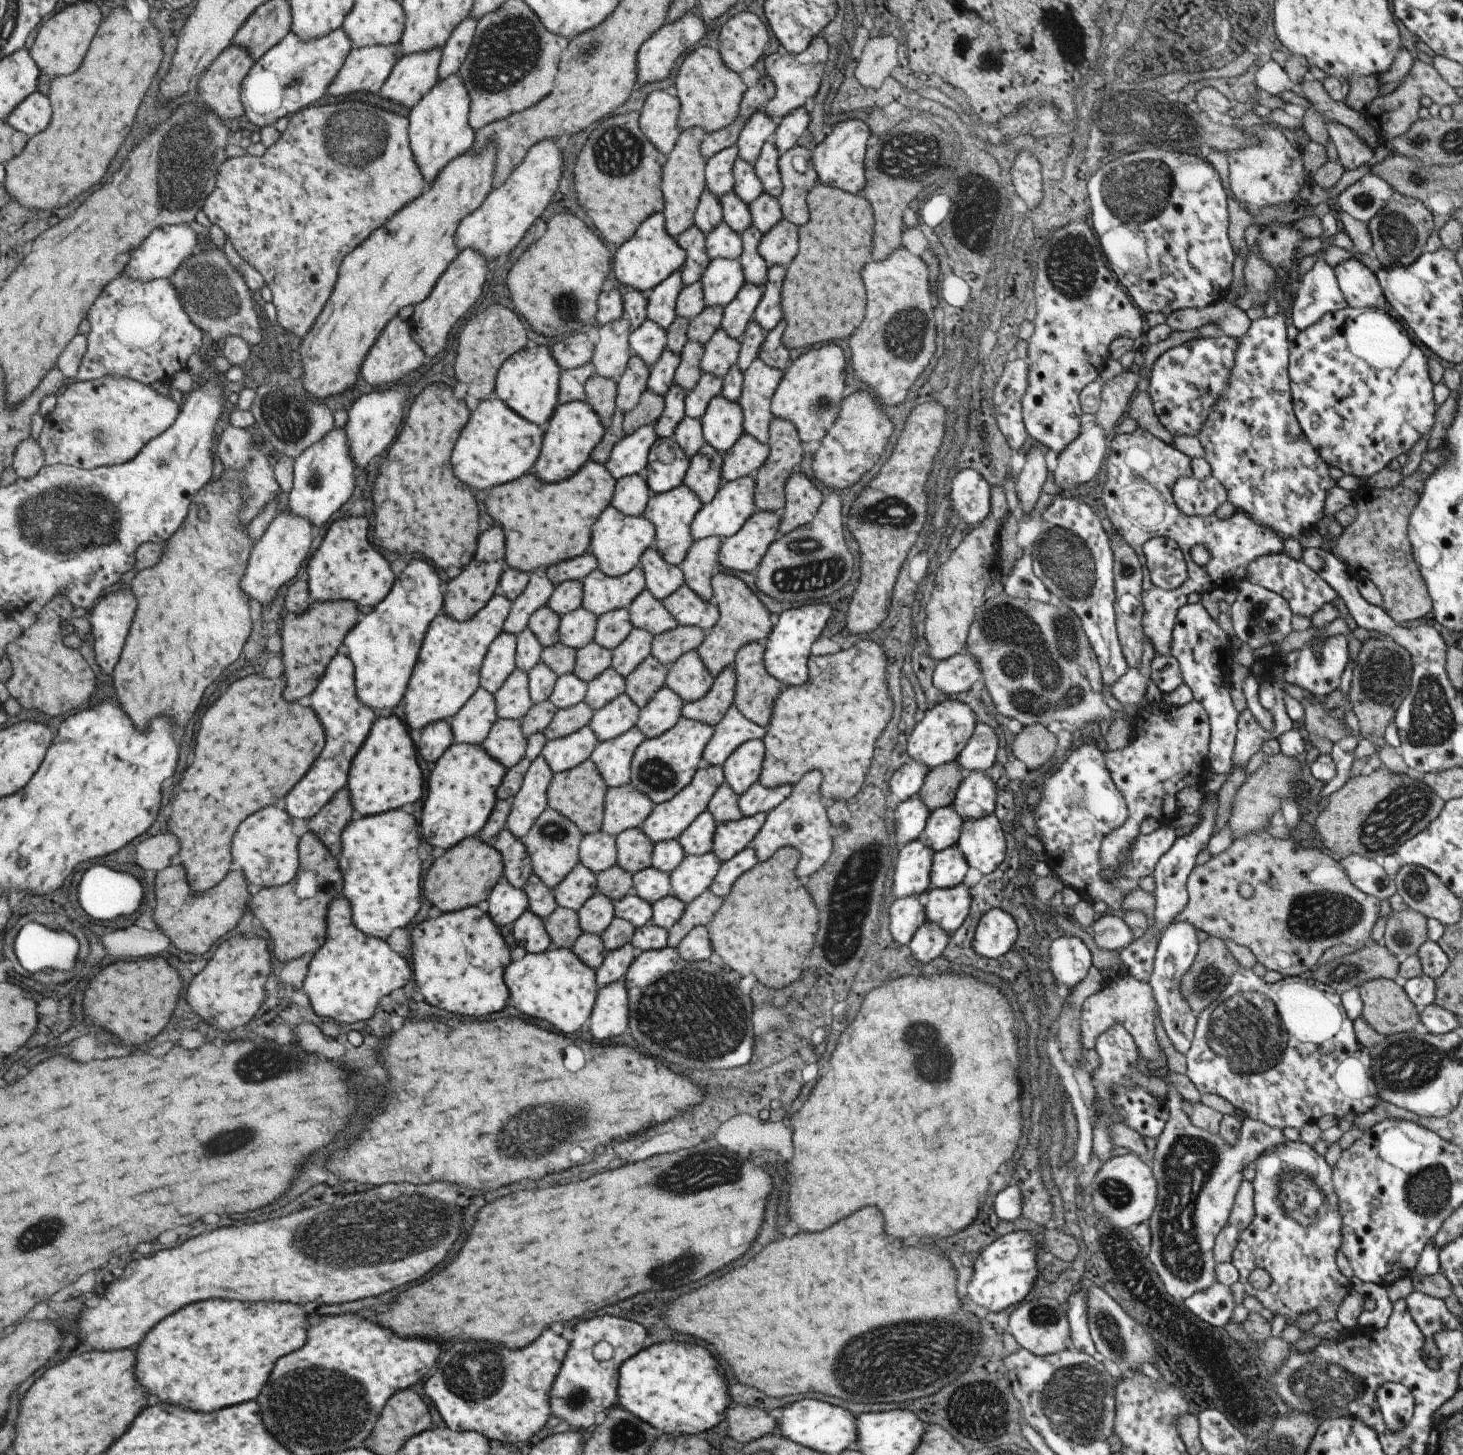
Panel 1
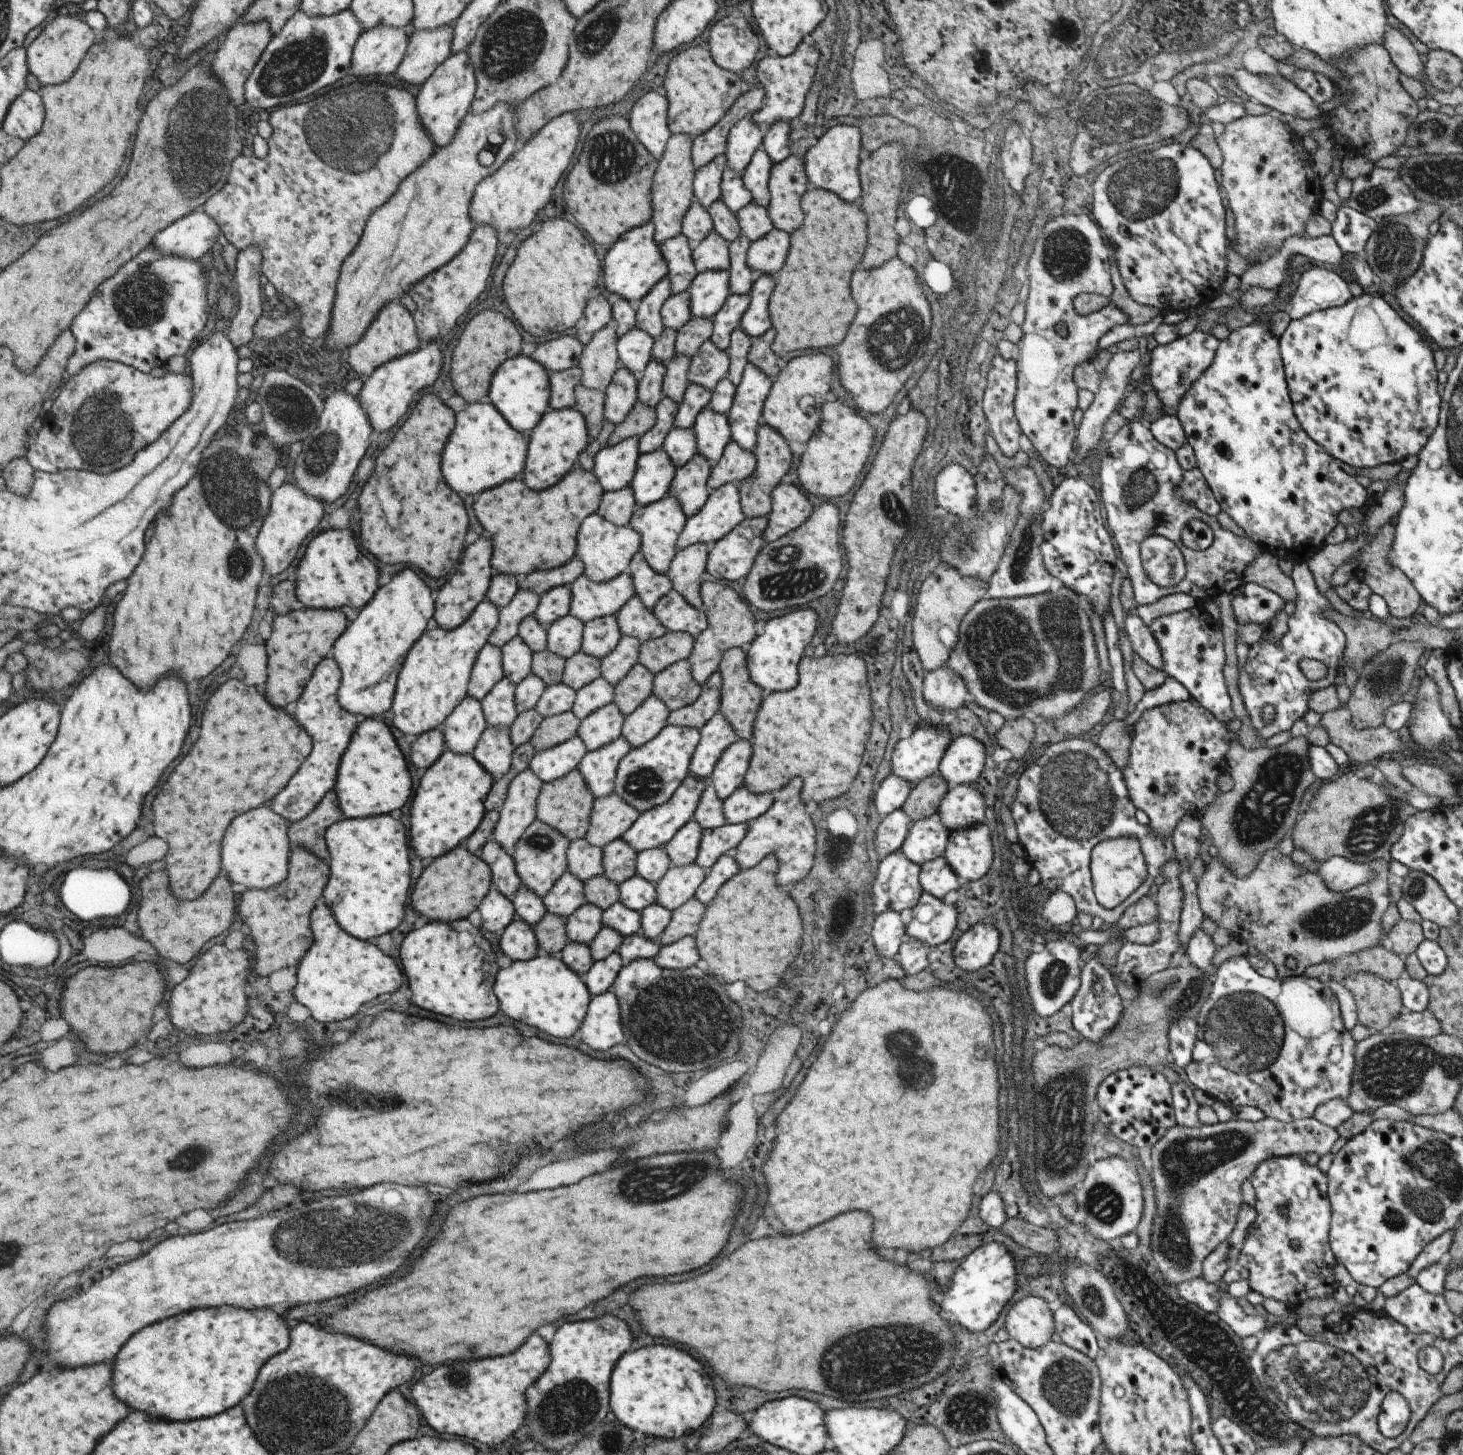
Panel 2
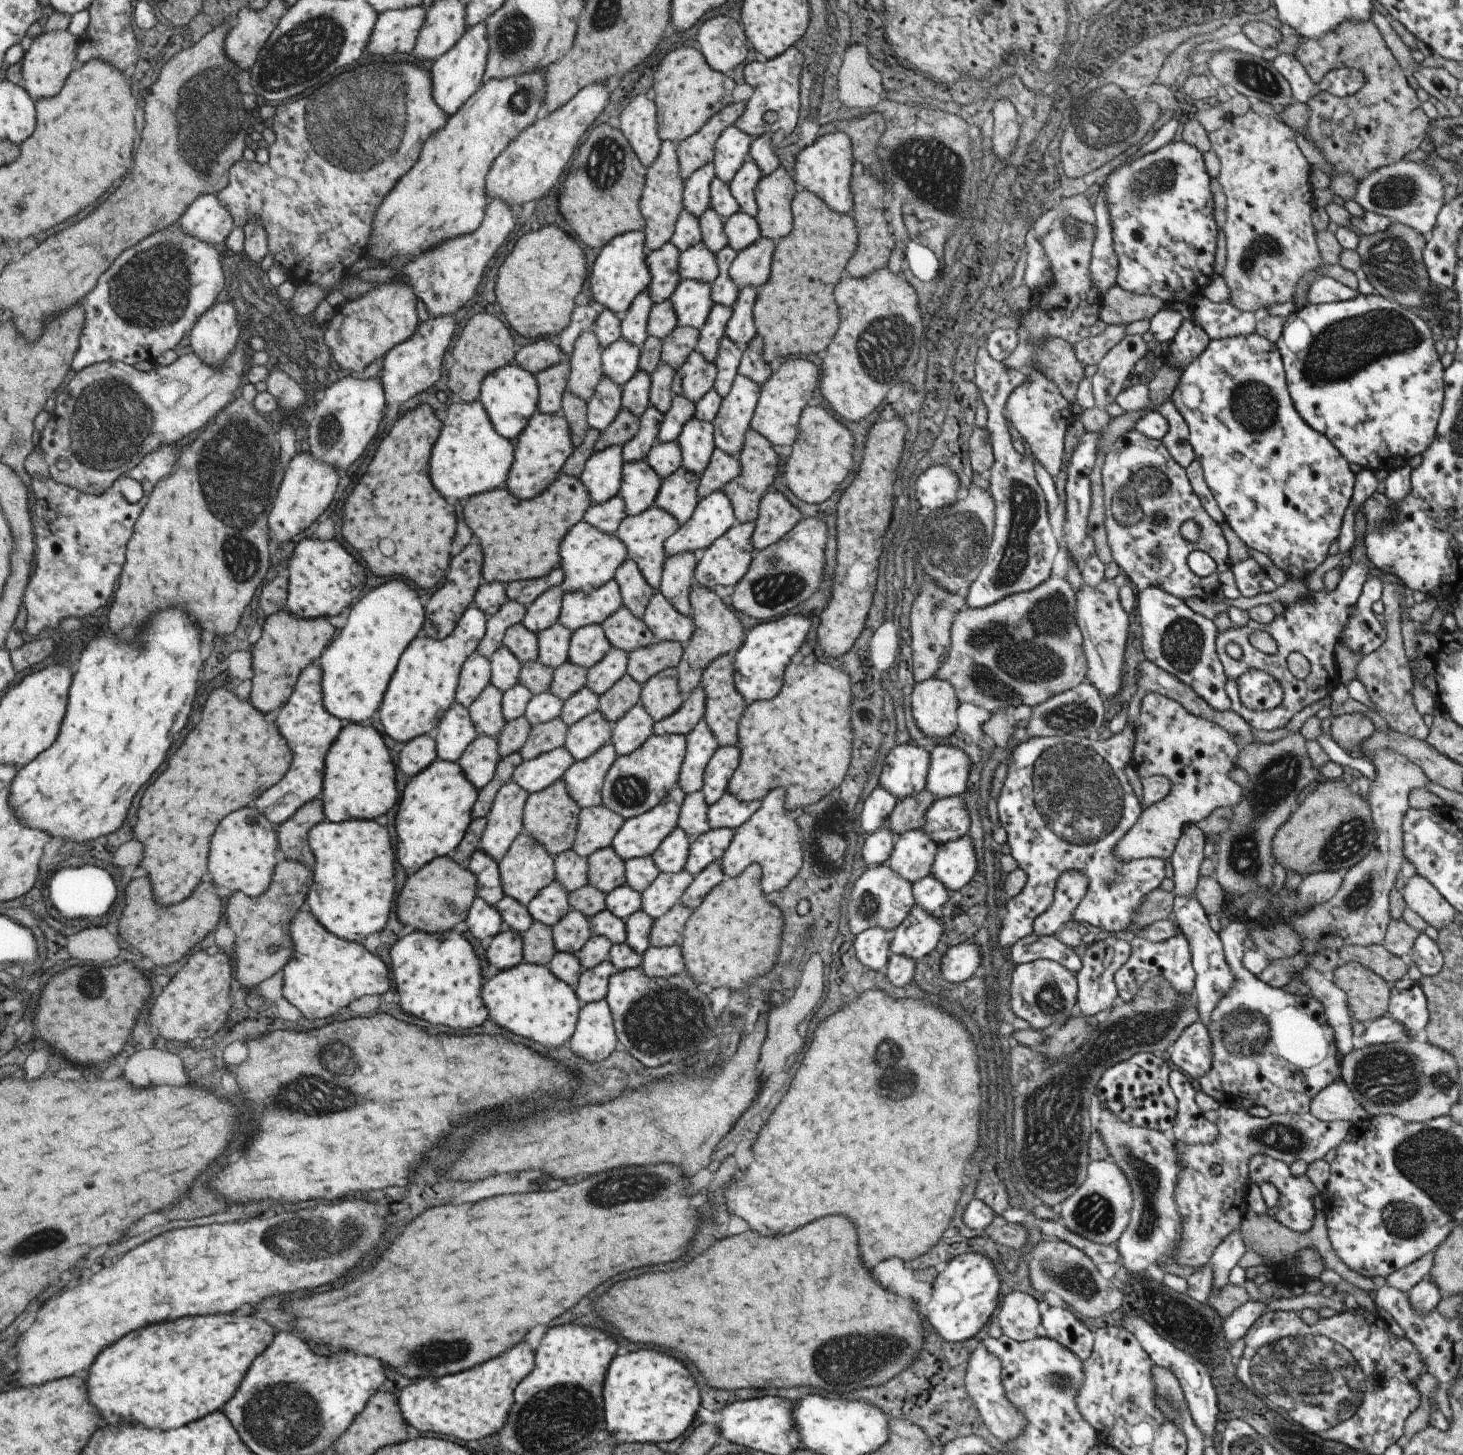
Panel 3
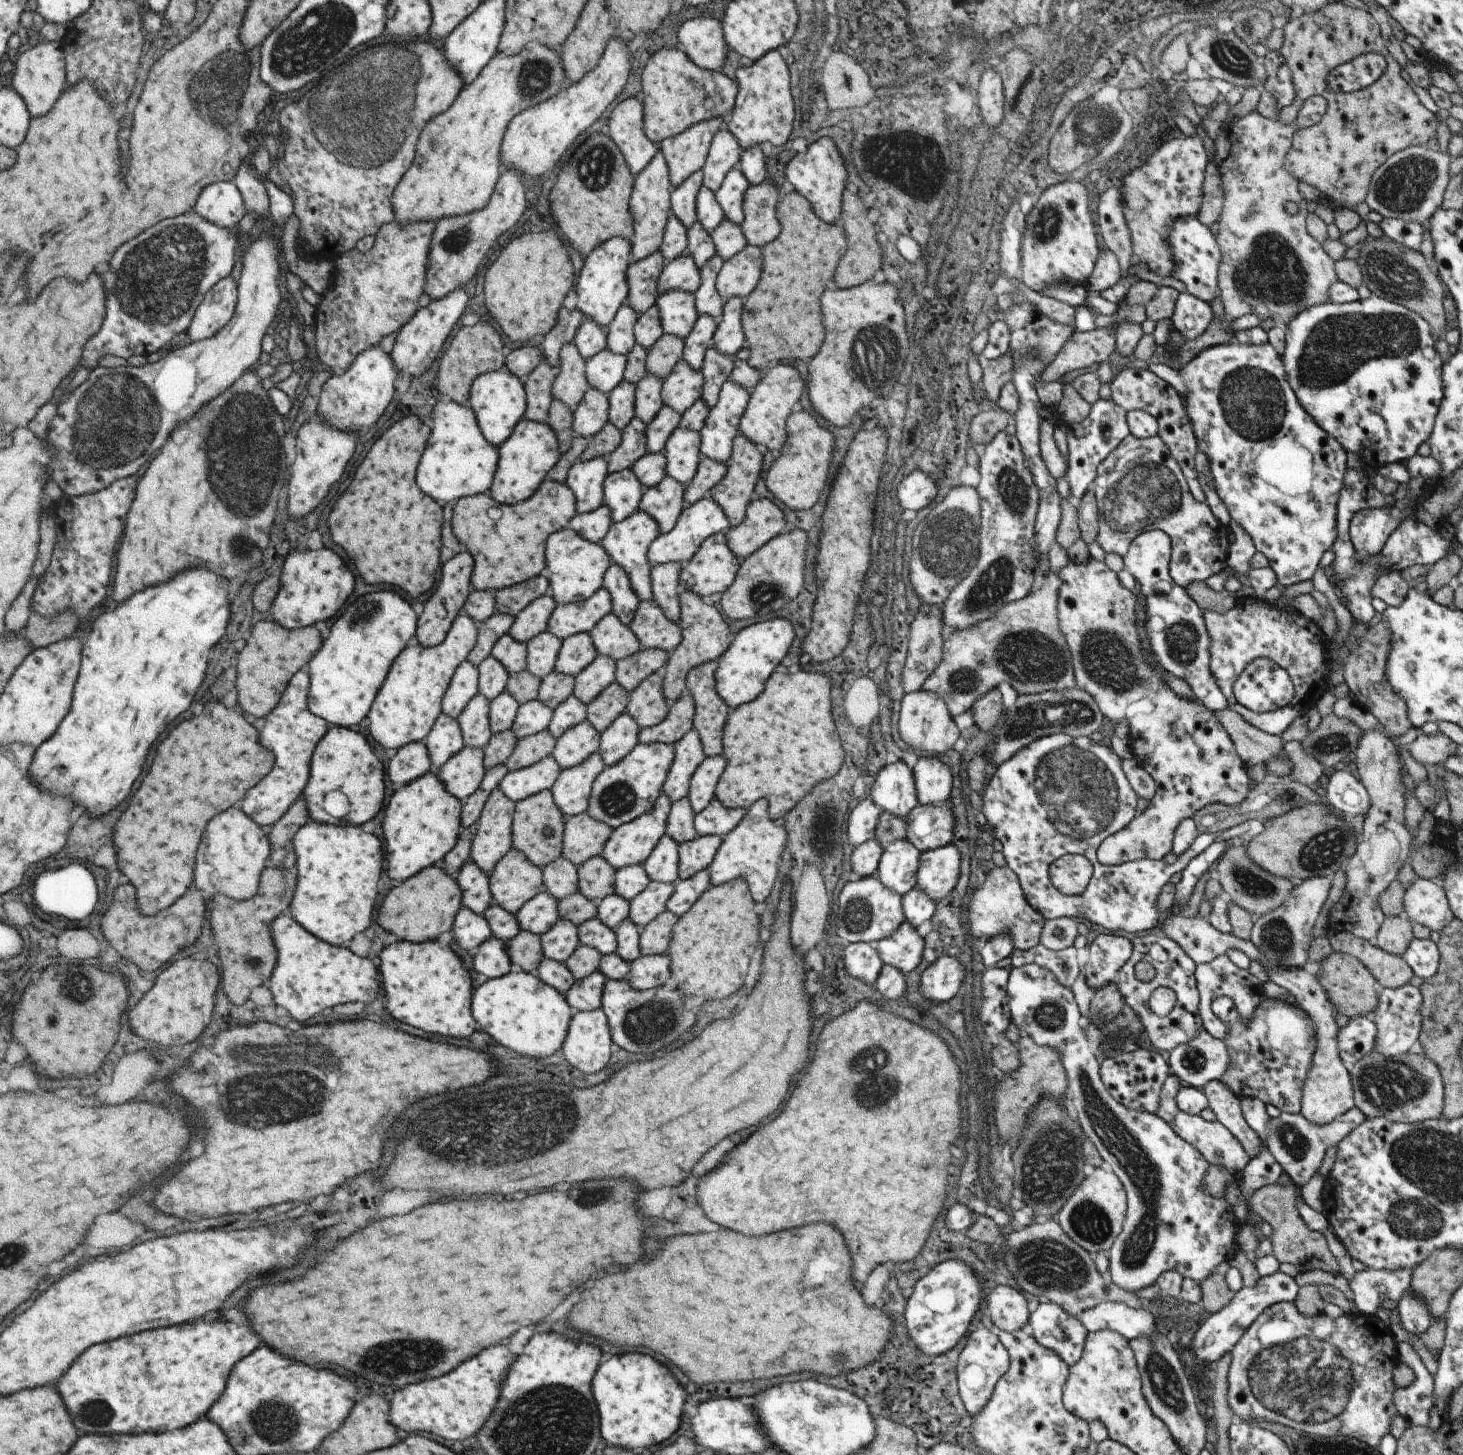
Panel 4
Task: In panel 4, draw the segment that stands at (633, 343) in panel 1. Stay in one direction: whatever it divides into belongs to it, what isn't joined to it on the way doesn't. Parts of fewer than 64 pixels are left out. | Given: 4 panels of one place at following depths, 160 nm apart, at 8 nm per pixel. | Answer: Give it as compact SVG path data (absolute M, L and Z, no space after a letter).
M605 348L585 360L585 376L589 387L609 394L622 381L626 355Z

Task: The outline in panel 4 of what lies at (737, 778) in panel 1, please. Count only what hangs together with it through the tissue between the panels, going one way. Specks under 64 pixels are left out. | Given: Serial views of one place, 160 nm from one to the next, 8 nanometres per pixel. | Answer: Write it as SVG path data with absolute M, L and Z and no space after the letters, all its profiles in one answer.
M705 757L691 775L686 797L694 814L701 812L714 798L714 790L725 768L725 757Z

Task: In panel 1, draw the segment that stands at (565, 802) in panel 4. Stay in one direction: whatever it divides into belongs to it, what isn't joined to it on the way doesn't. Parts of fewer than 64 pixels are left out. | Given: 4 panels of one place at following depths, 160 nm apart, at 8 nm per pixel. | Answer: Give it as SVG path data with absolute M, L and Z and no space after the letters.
M633 725L615 738L599 741L588 756L597 767L608 787L618 787L630 782L630 762L644 734Z

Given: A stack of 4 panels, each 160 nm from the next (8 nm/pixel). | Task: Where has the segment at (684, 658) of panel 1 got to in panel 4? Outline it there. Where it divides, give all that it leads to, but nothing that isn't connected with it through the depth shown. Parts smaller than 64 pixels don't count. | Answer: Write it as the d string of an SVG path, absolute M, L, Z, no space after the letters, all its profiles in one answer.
M662 671L651 673L644 678L629 694L625 713L629 713L631 718L637 723L639 729L655 726L661 722L668 713L670 703L667 702L662 693Z

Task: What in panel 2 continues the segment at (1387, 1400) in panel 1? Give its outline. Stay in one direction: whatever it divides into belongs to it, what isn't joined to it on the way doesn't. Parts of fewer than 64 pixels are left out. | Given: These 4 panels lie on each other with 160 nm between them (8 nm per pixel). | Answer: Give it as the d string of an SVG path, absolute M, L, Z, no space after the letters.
M1387 1392L1381 1402L1377 1430L1385 1438L1395 1438L1405 1430L1410 1416L1409 1404L1405 1402L1405 1398L1397 1392Z

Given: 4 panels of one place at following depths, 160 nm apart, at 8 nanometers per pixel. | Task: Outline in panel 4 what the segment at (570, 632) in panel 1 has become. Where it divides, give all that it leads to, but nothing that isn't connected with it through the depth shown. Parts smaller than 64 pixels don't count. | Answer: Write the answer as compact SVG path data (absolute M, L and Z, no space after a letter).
M547 632L536 634L526 642L526 668L531 674L544 677L554 670L562 641Z

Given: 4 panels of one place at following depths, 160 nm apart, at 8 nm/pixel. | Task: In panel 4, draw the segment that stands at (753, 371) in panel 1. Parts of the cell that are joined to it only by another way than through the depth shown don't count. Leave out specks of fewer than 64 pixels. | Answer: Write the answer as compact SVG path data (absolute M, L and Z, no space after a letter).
M727 379L720 386L717 402L709 409L700 434L700 454L726 464L732 440L739 434L738 422L750 394L742 386Z

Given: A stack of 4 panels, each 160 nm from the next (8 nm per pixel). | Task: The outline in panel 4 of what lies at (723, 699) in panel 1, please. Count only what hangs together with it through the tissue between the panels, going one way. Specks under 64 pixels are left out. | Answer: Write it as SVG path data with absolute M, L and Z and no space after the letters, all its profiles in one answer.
M683 692L674 702L670 703L665 718L655 726L645 727L638 730L637 740L639 743L669 743L677 742L689 729L692 728L694 717L694 700L689 692Z

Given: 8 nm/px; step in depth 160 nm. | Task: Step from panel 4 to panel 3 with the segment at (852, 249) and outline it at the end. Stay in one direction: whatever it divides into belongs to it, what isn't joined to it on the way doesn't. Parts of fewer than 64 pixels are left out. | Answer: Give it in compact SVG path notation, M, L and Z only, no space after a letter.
M861 170L858 176L850 178L850 191L852 192L852 208L855 212L855 220L857 220L857 234L859 234L859 244L857 250L853 254L853 258L849 258L845 270L849 276L867 276L882 266L887 265L889 253L893 249L894 238L892 233L888 230L885 224L885 208L882 205L882 193L884 189L879 189L878 184L875 182L876 176L872 176L869 170Z

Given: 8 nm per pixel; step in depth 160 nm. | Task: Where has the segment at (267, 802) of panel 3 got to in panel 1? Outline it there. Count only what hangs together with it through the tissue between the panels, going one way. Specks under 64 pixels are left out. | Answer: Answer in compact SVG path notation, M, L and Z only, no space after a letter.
M336 654L331 658L320 682L313 694L313 708L321 714L321 722L325 722L325 730L329 730L329 746L325 746L325 754L321 754L321 762L313 766L313 770L305 776L305 782L289 794L287 810L295 818L310 820L341 789L346 788L348 770L352 758L360 750L365 737L377 720L371 707L365 706L356 694L355 674L352 660L346 654Z

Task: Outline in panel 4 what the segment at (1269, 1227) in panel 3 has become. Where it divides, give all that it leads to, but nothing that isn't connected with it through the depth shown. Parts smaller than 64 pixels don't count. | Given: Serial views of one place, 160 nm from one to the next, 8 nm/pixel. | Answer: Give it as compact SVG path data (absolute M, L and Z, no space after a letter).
M1293 1182L1286 1188L1276 1184L1265 1185L1247 1198L1246 1205L1250 1205L1253 1212L1271 1225L1272 1232L1267 1238L1271 1243L1272 1255L1278 1263L1289 1263L1299 1270L1322 1270L1323 1272L1337 1273L1337 1262L1329 1252L1322 1233L1309 1230L1298 1217L1296 1211L1297 1191L1299 1188Z

